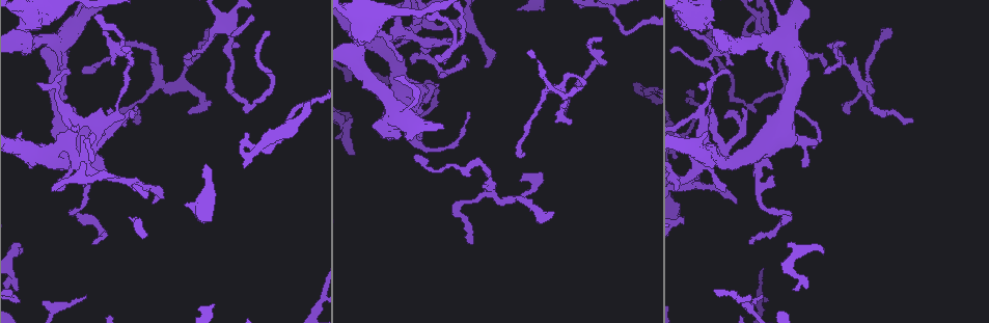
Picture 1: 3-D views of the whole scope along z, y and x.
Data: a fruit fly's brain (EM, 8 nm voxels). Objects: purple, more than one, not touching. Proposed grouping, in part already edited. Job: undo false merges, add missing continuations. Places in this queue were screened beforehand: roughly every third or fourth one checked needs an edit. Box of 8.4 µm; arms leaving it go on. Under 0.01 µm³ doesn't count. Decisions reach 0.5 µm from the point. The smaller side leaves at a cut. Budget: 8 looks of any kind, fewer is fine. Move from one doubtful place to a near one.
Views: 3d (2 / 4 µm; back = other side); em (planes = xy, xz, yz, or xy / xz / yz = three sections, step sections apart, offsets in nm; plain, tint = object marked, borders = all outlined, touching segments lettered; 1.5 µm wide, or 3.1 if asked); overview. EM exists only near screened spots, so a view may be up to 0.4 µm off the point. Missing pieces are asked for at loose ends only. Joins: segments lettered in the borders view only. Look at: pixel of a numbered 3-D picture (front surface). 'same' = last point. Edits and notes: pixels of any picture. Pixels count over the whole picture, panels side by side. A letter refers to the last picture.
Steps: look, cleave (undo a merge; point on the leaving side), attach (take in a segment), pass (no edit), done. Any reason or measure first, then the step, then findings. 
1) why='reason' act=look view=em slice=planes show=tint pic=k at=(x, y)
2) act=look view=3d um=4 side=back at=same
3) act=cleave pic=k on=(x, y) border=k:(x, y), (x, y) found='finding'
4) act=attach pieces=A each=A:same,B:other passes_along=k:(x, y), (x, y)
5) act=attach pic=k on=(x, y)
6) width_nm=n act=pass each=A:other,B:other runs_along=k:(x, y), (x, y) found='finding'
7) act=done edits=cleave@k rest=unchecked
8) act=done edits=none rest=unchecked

why='tapers out' act=look view=3d um=4 pic=1 at=(141, 122)

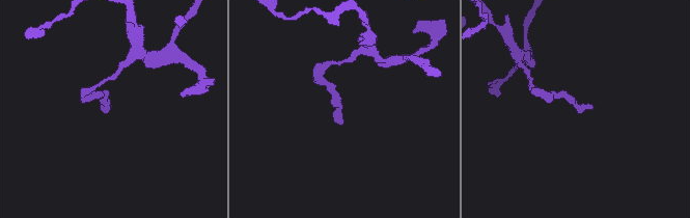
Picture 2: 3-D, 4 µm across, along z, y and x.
act=look view=em slice=planes show=borders pic=2 at=(110, 107)

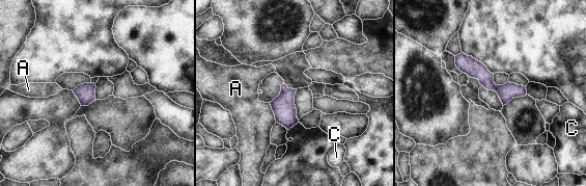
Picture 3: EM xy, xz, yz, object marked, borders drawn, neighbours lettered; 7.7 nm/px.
longest_contact=A:160nm act=pass each=A:other,C:other border=3:(269, 103), (276, 122) found='no lettered segment goes on from it'

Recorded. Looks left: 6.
why='sharp bend' act=look view=em slice=planes show=plain pic=1 at=(788, 215)

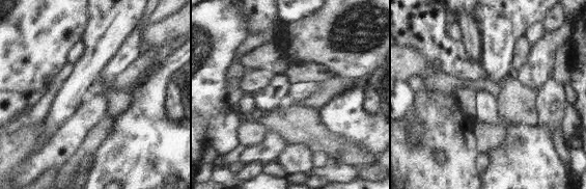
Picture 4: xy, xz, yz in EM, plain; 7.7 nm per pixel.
why='what lies round it' act=look view=em slice=planes show=borders at=same

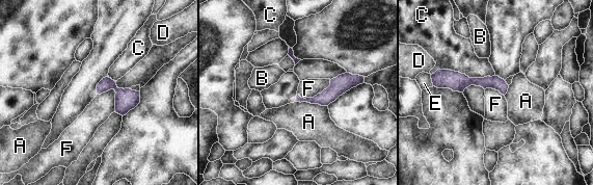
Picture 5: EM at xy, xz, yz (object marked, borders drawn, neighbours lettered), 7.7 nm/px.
act=pass each=A:other,B:other,C:other,D:other,E:other,F:other runs_along=5:(436, 83), (495, 82), (505, 88) found='continuous, no second neuron'

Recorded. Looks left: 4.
act=look view=em slice=yz step=4 show=plain pic=1 at=(229, 27)

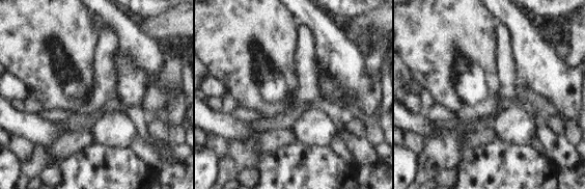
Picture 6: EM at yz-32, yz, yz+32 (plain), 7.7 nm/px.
why='see the neighbours' act=look view=em slice=yz step=4 show=borders at=same

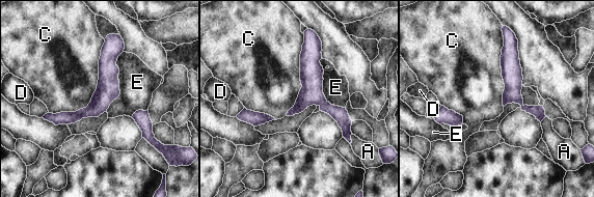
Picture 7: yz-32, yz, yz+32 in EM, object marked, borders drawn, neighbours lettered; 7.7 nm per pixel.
act=pass each=A:other,C:other,D:other,E:other border=7:(105, 39), (90, 102), (49, 113) found='all the same neuron'

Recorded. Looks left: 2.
act=done edits=none rest=unchecked

